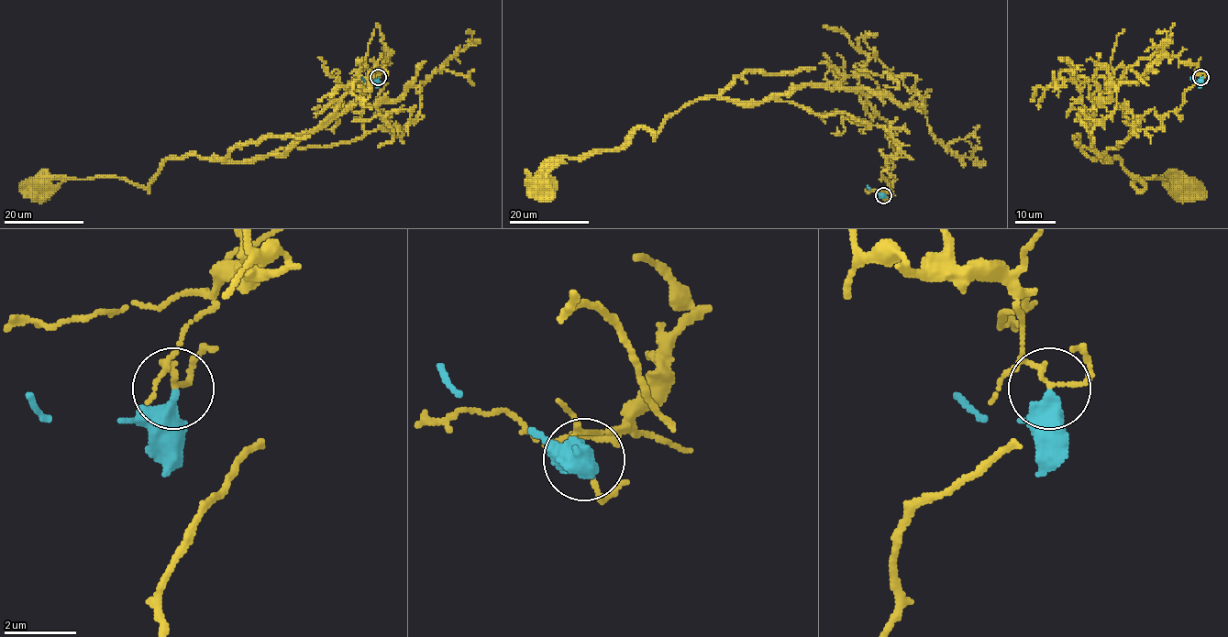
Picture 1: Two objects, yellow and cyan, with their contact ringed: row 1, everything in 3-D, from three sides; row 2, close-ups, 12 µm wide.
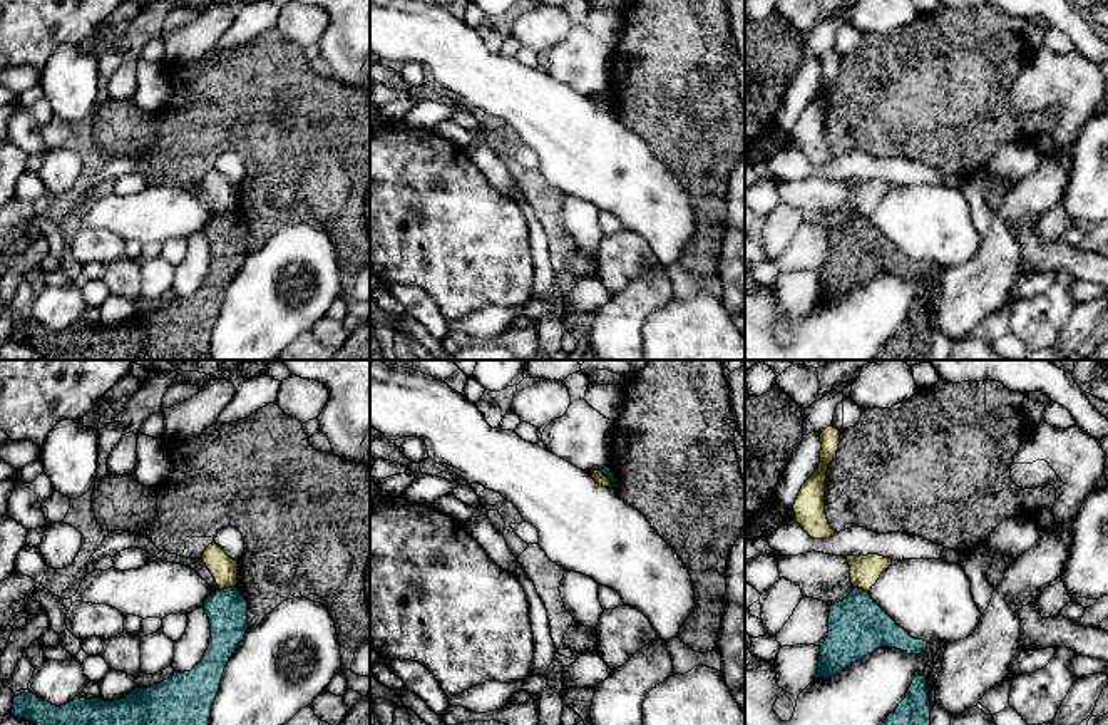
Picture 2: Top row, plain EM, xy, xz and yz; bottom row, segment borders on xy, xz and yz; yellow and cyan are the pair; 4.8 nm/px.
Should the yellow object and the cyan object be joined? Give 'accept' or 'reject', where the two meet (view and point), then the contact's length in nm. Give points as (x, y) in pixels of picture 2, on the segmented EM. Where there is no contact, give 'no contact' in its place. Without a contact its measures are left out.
reject | xy (226, 588) | 80 nm

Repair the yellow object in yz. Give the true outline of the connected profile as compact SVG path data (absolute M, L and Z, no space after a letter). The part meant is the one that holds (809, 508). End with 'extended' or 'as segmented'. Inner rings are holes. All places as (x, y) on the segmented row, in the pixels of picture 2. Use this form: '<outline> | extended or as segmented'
M827 427L820 434L820 444L822 450L818 469L802 486L793 504L793 514L795 521L810 537L828 539L835 534L835 531L830 527L825 514L825 479L828 465L839 450L840 430L835 427Z | as segmented

